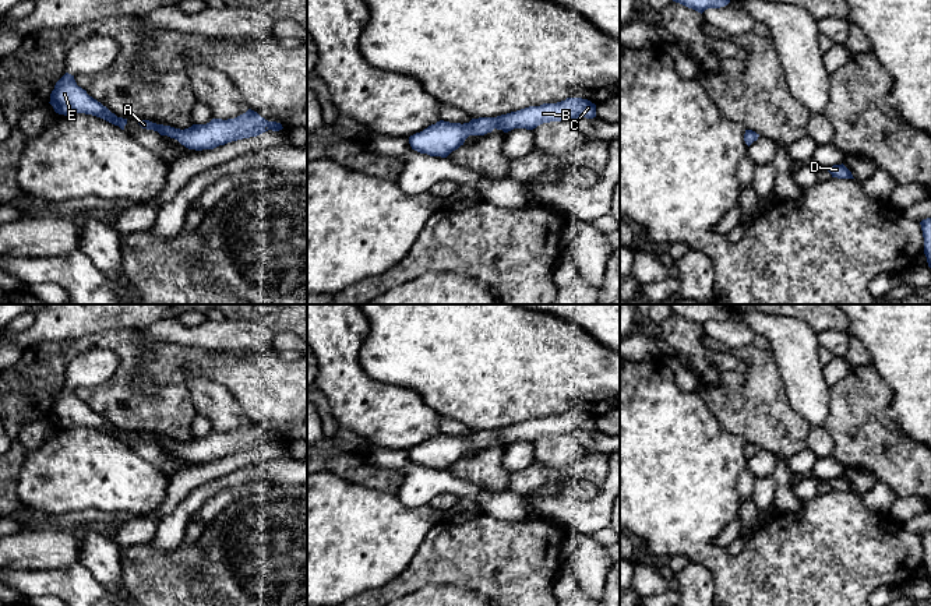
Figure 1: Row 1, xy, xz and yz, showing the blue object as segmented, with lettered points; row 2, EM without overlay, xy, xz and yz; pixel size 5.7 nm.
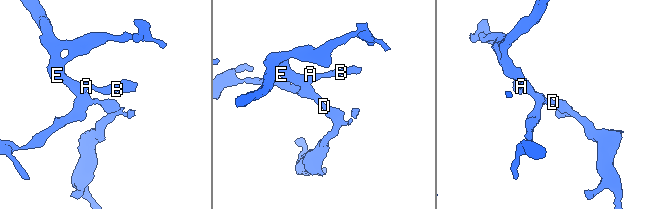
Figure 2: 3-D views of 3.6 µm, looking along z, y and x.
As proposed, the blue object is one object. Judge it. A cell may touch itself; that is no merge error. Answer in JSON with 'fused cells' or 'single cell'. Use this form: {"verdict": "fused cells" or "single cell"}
{"verdict": "single cell"}

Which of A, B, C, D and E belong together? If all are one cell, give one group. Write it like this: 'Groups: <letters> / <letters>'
Groups: A B C D E

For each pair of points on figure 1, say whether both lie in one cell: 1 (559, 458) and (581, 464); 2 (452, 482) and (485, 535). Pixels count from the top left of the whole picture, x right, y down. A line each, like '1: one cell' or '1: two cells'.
1: two cells
2: two cells

